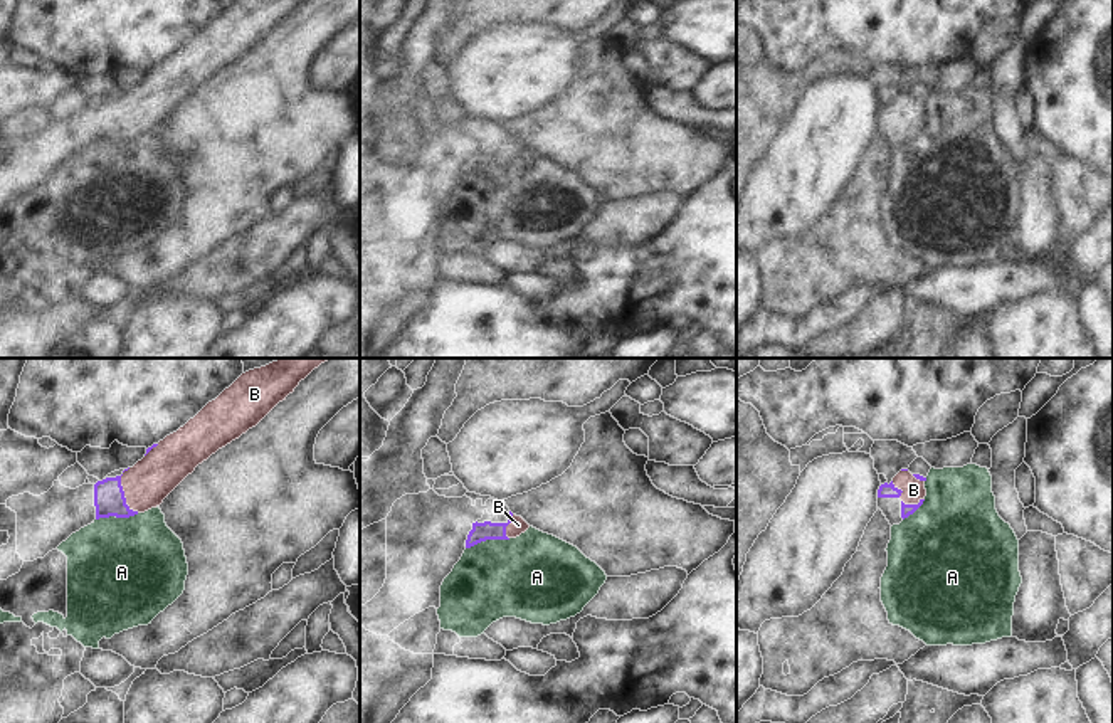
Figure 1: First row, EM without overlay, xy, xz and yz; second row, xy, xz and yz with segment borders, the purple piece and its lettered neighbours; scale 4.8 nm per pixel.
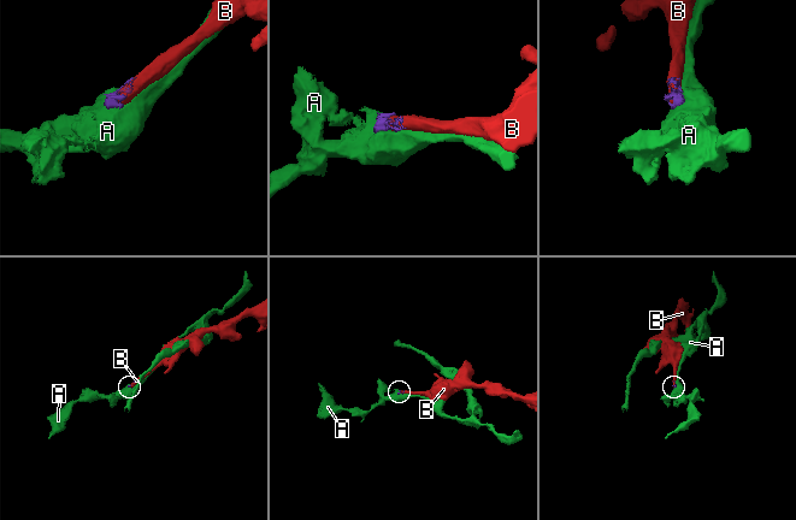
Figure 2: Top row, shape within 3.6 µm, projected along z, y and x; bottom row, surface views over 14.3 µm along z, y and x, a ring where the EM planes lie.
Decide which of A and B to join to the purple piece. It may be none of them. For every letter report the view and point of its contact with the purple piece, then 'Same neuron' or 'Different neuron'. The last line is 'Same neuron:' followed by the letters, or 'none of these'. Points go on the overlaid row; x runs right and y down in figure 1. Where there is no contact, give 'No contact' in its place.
A: Touches purple at xz (488, 538). Different neuron
B: Touches purple at xy (123, 491). Same neuron
Same neuron: B.

